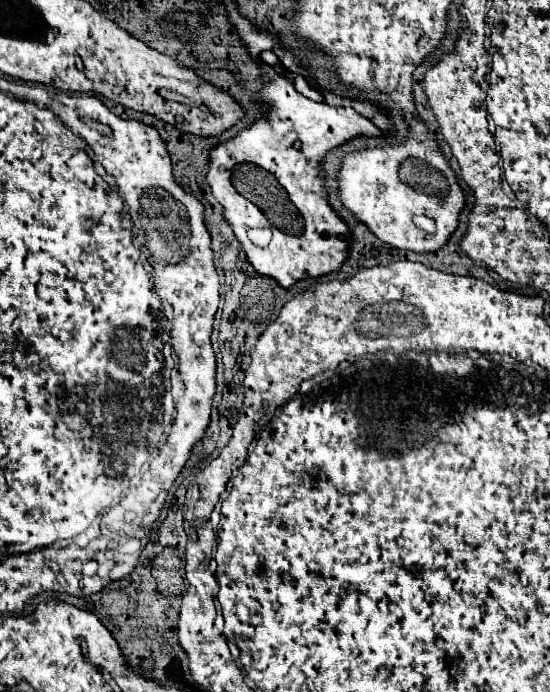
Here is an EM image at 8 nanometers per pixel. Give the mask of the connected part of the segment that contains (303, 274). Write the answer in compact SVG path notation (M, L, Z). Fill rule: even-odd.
M273 72L265 74L265 82L257 98L267 104L269 114L253 122L249 128L241 130L235 138L215 144L209 150L205 180L215 200L223 206L223 216L231 224L237 240L241 242L241 248L249 264L259 274L275 278L283 288L291 288L301 278L319 278L327 272L339 270L347 258L349 240L345 238L349 238L349 230L327 202L323 182L319 178L321 176L319 160L341 142L361 134L379 136L379 132L385 132L387 128L391 128L391 124L383 116L383 112L369 102L339 98L333 96L331 92L324 95L323 102L313 102L297 94L291 82ZM263 228L269 228L273 232L273 238L265 248L259 248L257 244L251 242L249 230L263 230Z

